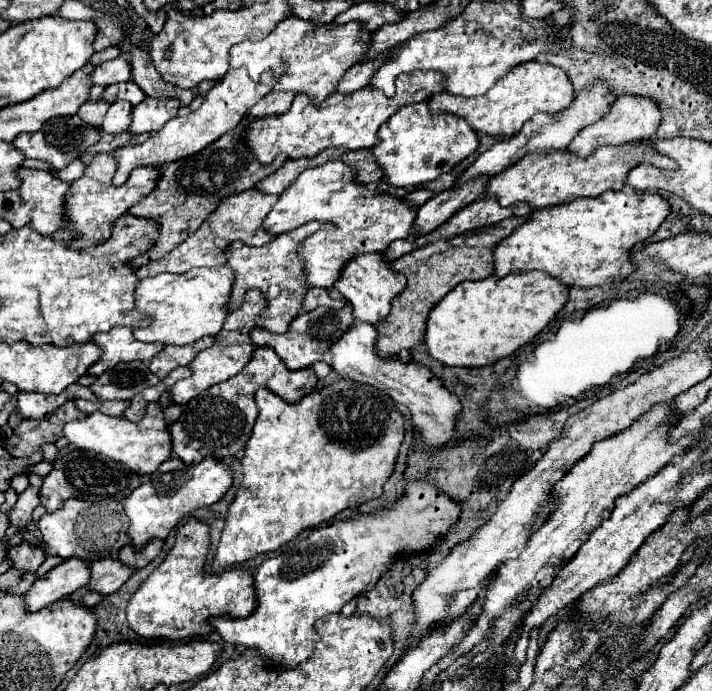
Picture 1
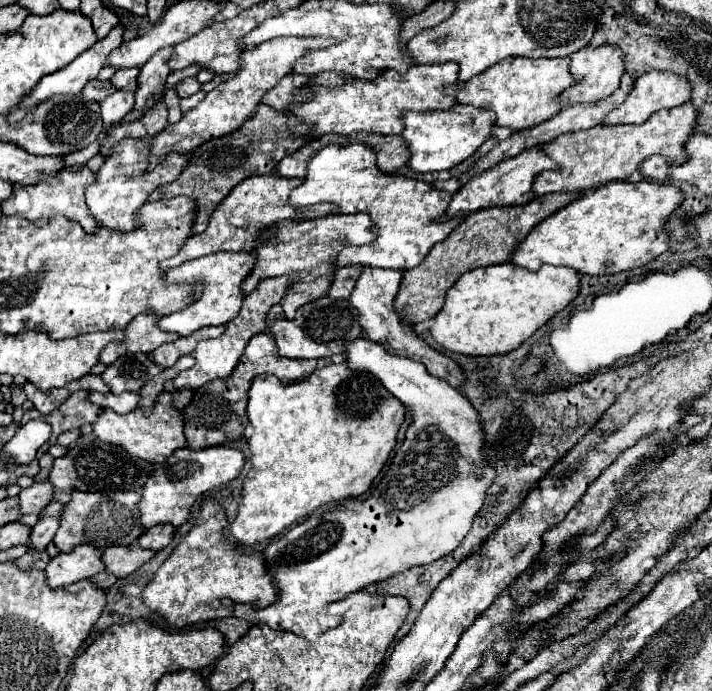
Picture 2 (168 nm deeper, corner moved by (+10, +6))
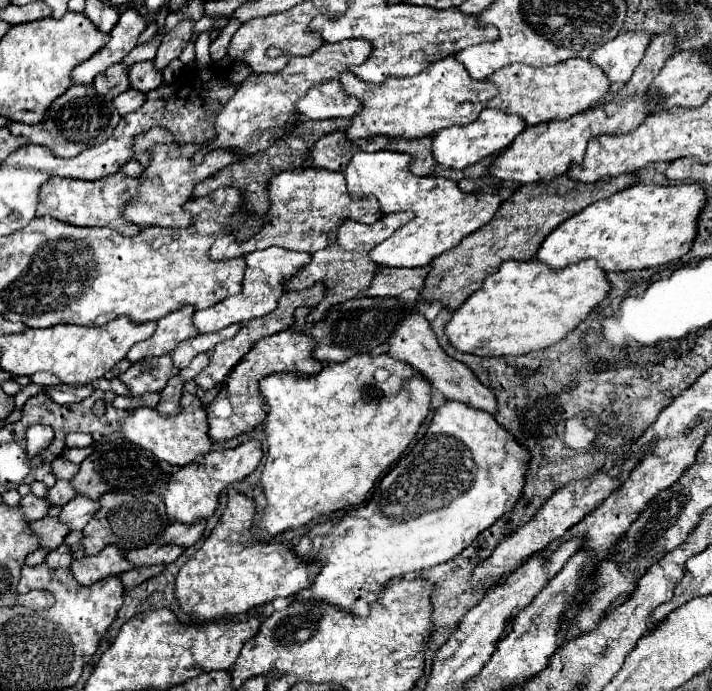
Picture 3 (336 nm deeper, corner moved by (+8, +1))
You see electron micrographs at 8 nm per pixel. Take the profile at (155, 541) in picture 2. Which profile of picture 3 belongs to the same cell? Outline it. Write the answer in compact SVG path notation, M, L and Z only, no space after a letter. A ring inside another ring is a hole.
M199 521L195 525L183 525L183 523L171 523L165 529L165 543L173 543L179 547L191 547L199 541L199 537L203 535L205 529L205 521Z

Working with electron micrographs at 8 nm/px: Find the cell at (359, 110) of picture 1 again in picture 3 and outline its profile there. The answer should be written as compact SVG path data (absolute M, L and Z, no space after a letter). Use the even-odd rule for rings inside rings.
M445 57L415 77L387 79L383 85L363 83L353 73L343 73L339 81L345 95L355 97L361 103L359 111L349 117L349 127L345 129L345 135L351 141L375 135L389 139L417 139L451 125L467 125L479 117L485 107L483 103L497 93L493 85L471 79L467 69L459 65L455 57Z

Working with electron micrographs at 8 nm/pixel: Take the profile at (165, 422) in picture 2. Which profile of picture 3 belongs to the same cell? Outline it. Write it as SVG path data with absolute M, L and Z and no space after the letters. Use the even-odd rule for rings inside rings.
M197 395L181 397L181 411L171 417L161 417L155 409L139 407L127 419L119 421L119 435L155 455L159 461L167 461L169 465L191 465L203 463L203 455L211 451L211 441L207 437L207 413L199 403Z

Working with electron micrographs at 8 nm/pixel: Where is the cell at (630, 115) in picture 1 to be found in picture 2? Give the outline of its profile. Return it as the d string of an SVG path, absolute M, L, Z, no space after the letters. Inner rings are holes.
M651 70L651 72L637 76L627 100L619 108L615 108L611 114L607 114L607 118L603 122L605 124L641 124L657 110L675 108L675 106L685 104L689 100L689 96L691 96L691 86L689 86L689 80L685 76L681 78L679 74L673 74L673 72Z

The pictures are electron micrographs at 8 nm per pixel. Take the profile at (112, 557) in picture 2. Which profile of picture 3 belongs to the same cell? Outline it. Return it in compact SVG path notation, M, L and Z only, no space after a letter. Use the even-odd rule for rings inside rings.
M149 545L143 549L135 549L125 553L125 557L133 563L135 569L151 567L151 565L169 565L175 561L185 549L177 545Z

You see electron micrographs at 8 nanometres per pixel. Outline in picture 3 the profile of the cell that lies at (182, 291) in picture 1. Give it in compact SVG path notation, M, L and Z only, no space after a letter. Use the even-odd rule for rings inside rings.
M267 247L263 251L253 251L243 255L245 259L245 277L243 277L243 291L239 295L231 295L225 301L213 305L211 309L203 309L203 311L195 311L193 315L193 325L199 333L213 333L213 331L221 331L227 325L233 323L247 323L249 319L255 319L259 315L267 315L277 307L277 299L283 293L283 279L291 277L295 271L299 271L307 261L309 261L309 253L295 253L295 251L287 251L287 249L279 249L279 247Z

